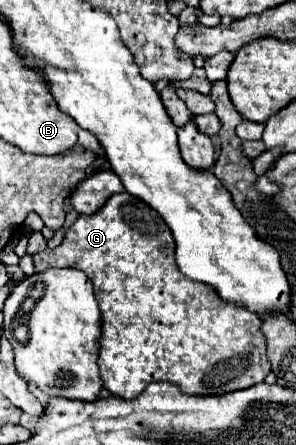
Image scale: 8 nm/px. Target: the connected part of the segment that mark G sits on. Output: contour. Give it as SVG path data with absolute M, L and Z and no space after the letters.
M129 193L113 195L91 215L79 215L67 229L63 243L55 249L35 253L33 263L37 271L75 267L91 279L103 317L99 351L101 379L103 387L121 399L141 395L153 381L169 381L191 395L225 395L261 383L271 371L265 355L261 317L225 303L209 285L185 279L175 265L175 243L167 223L147 203Z

